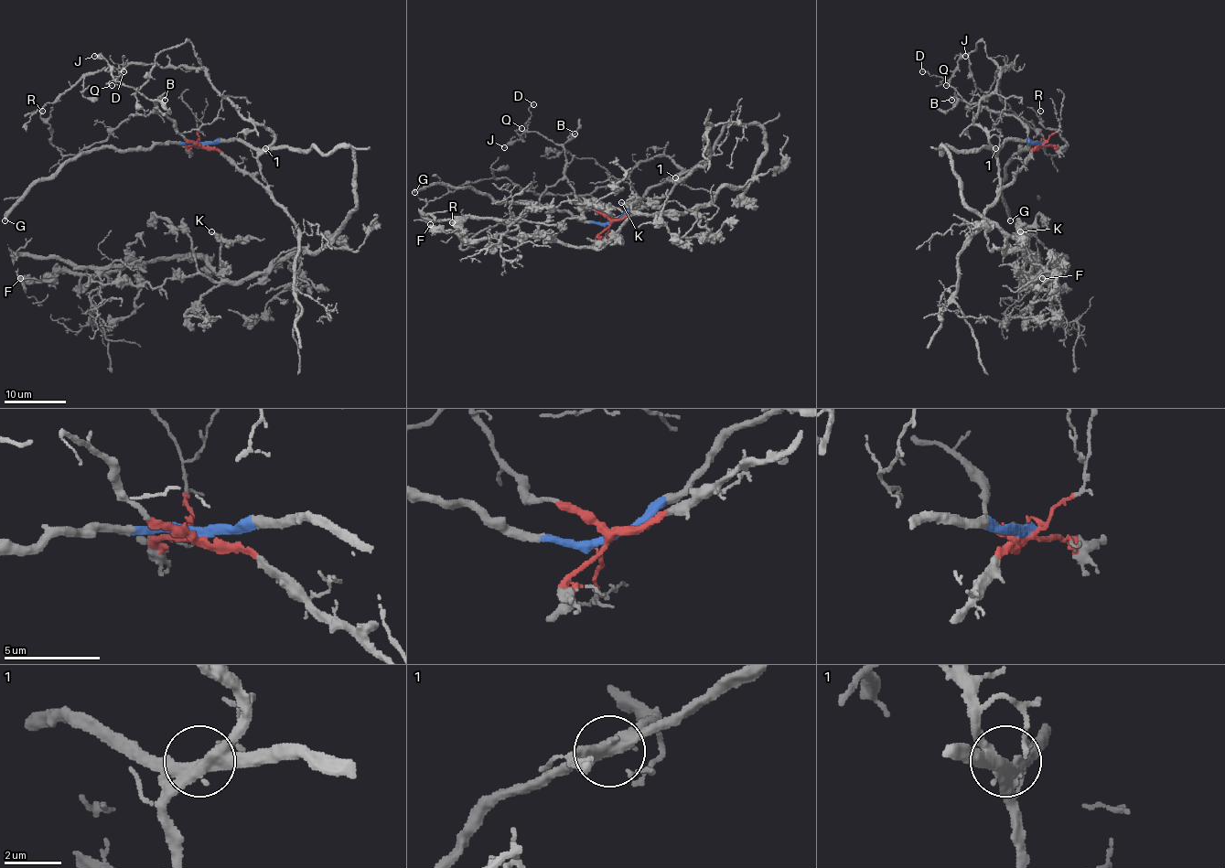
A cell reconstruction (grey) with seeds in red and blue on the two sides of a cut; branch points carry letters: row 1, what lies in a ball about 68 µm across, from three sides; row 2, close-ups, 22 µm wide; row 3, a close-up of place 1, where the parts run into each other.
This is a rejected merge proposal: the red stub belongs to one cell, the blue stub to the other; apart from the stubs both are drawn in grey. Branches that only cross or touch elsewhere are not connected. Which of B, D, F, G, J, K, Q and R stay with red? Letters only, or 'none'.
B, D, J, Q, R

